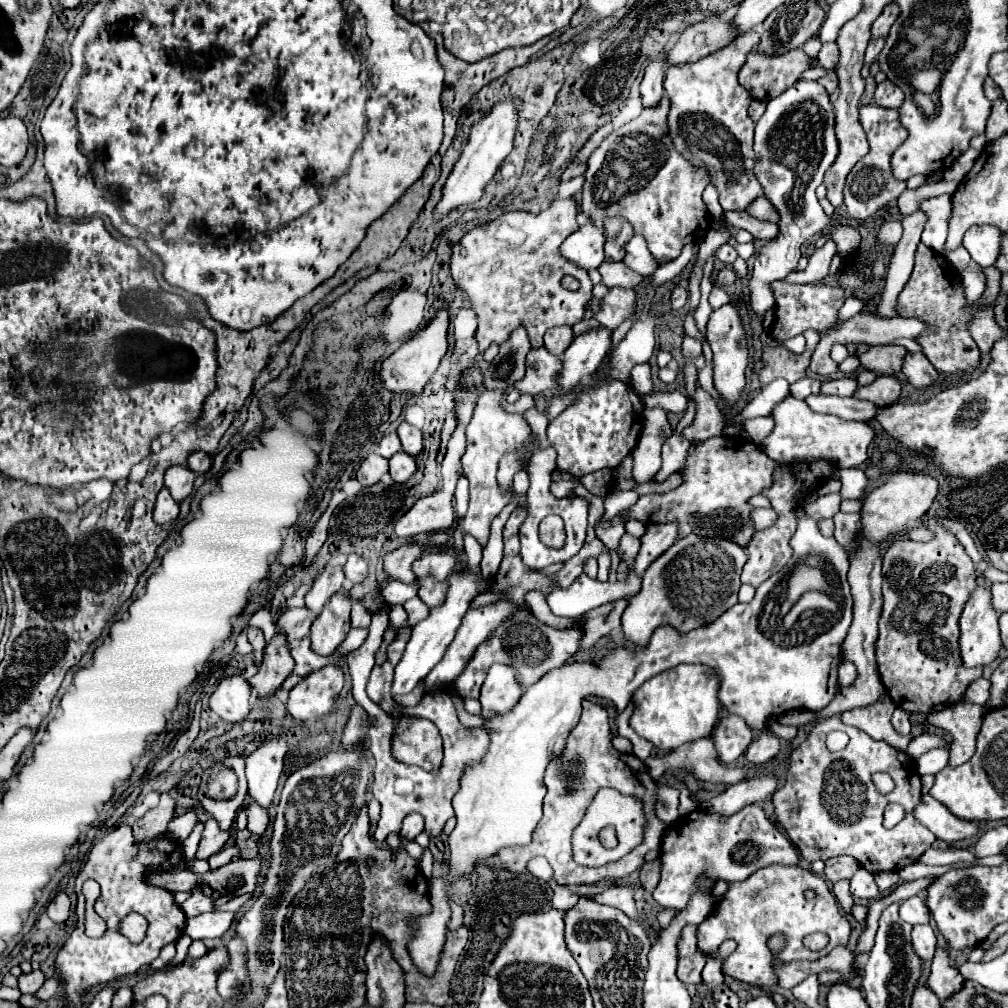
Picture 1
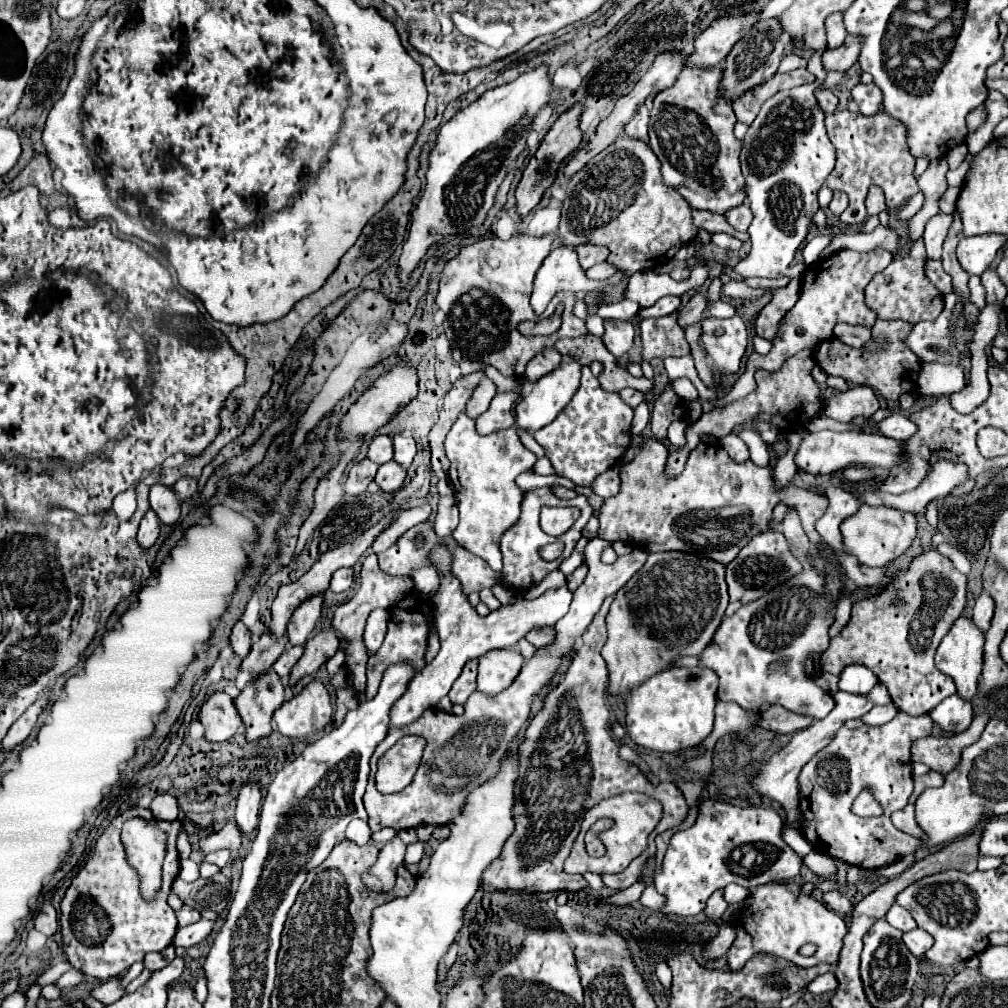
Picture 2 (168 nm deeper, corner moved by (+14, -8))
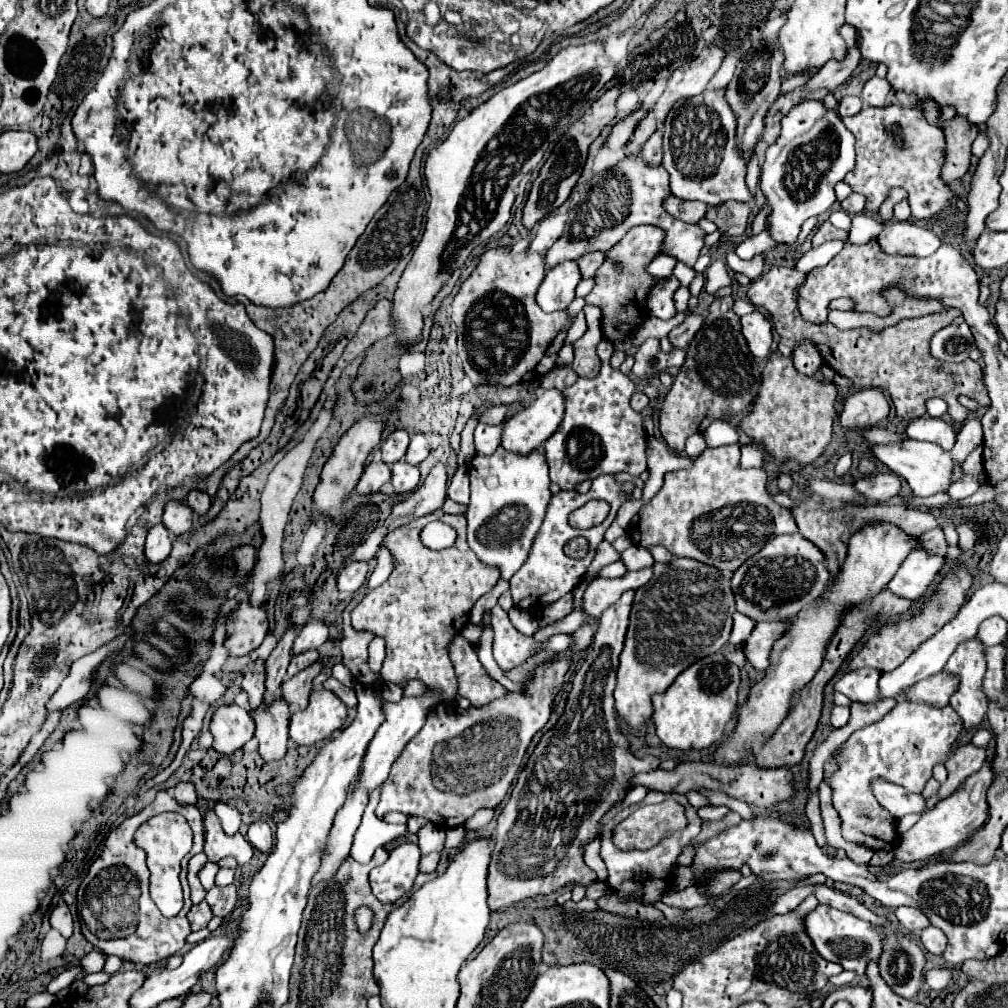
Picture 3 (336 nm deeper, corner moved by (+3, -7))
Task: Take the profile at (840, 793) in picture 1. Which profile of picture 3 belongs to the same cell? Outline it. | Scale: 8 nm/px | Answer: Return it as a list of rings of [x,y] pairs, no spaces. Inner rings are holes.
[[[897,703],[881,721],[855,731],[837,749],[837,771],[825,777],[833,791],[833,807],[841,817],[841,833],[847,841],[863,845],[871,851],[891,851],[899,843],[897,819],[881,813],[881,805],[867,805],[861,789],[867,789],[873,779],[889,779],[907,791],[921,793],[931,779],[935,763],[943,763],[955,743],[963,723],[951,705],[935,709],[925,703]]]

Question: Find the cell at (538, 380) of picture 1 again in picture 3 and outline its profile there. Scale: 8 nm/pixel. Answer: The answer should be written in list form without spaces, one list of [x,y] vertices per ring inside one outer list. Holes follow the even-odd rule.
[[[479,423],[477,429],[475,429],[475,447],[477,447],[477,451],[483,453],[483,455],[491,455],[501,443],[501,431],[503,431],[503,423],[499,423],[499,425]]]

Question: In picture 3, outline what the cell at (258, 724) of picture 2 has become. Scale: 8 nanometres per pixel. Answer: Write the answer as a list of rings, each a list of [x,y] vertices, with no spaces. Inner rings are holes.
[[[275,699],[273,703],[269,703],[269,707],[265,707],[265,703],[261,703],[261,707],[253,713],[253,721],[255,721],[255,739],[259,741],[259,753],[265,761],[277,761],[285,755],[287,751],[287,727],[289,727],[289,703],[285,703],[285,699]]]

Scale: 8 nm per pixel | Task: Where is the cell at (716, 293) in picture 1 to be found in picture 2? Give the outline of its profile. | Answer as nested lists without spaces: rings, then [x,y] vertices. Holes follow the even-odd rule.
[[[718,300],[716,304],[710,306],[708,312],[710,312],[710,316],[714,316],[714,318],[730,318],[730,316],[736,314],[736,308],[734,308],[732,304],[728,304],[728,302]]]

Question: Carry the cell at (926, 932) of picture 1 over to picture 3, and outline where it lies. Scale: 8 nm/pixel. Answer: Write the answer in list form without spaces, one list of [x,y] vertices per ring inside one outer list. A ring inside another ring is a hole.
[[[929,925],[927,929],[921,931],[921,943],[925,947],[925,951],[933,953],[933,955],[941,955],[945,951],[945,945],[947,945],[947,937],[941,929]]]

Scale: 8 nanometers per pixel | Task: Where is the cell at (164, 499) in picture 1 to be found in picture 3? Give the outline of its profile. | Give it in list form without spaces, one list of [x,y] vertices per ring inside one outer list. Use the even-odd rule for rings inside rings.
[[[163,523],[155,525],[149,529],[149,535],[147,535],[147,545],[145,545],[145,557],[151,561],[151,563],[161,563],[163,559],[169,557],[169,551],[171,551],[171,535],[169,531],[165,529]]]

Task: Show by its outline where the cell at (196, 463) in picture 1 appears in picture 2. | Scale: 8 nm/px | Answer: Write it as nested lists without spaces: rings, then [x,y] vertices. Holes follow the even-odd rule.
[[[180,478],[176,484],[174,484],[174,492],[176,496],[186,502],[186,500],[192,500],[198,492],[198,482],[194,478]]]

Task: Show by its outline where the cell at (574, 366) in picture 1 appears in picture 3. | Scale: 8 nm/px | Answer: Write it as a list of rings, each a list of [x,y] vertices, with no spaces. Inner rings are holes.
[[[557,389],[543,391],[531,405],[505,421],[501,445],[513,453],[531,453],[555,433],[563,415],[565,395]]]

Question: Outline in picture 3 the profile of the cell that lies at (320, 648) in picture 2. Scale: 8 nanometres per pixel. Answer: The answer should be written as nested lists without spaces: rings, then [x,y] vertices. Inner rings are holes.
[[[321,661],[313,663],[313,667],[307,667],[305,671],[299,671],[295,677],[291,677],[289,681],[283,683],[281,687],[281,695],[289,705],[297,705],[299,709],[307,707],[307,699],[311,695],[311,681],[313,677],[317,677],[321,673],[323,665]]]

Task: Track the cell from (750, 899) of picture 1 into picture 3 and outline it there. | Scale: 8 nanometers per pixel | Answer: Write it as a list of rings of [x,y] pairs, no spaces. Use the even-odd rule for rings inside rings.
[[[817,905],[813,913],[805,915],[803,927],[805,927],[805,933],[809,935],[809,939],[813,939],[813,947],[819,951],[819,955],[823,959],[839,963],[843,969],[855,971],[857,975],[865,975],[867,963],[871,959],[879,959],[879,955],[881,955],[881,939],[879,939],[877,931],[873,931],[867,921],[861,921],[839,909],[833,909],[827,905]]]

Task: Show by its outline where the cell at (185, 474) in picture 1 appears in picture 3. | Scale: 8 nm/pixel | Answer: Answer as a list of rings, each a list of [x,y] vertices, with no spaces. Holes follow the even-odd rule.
[[[169,501],[165,505],[163,523],[173,535],[185,535],[191,531],[191,507],[181,501]]]

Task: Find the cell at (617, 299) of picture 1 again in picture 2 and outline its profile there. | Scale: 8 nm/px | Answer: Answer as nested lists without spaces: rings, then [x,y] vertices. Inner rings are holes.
[[[608,320],[608,324],[604,324],[604,328],[606,328],[606,332],[604,332],[602,340],[604,340],[606,348],[616,358],[624,356],[634,344],[634,336],[636,336],[634,326],[624,320]]]

